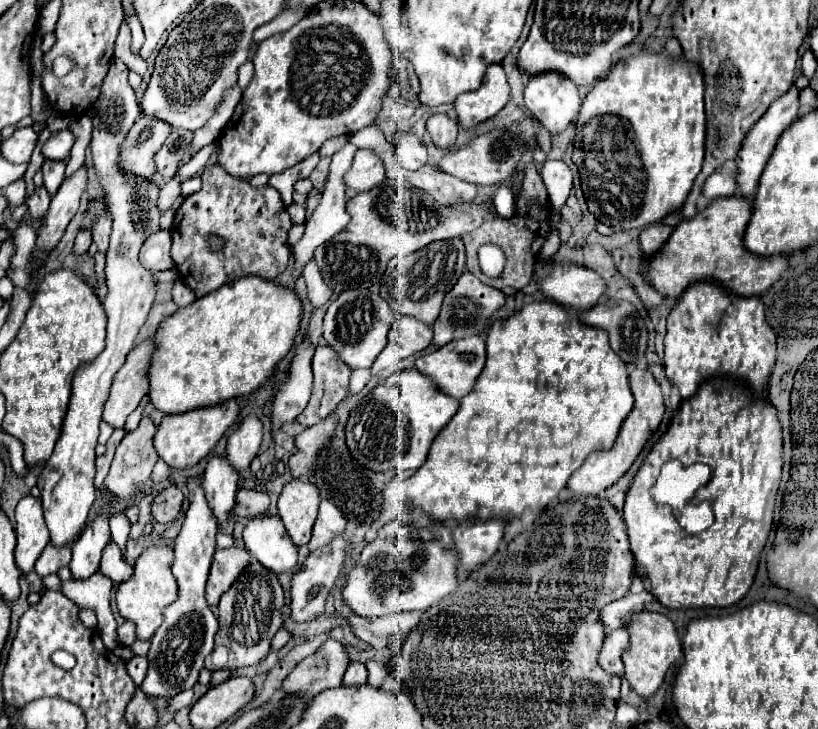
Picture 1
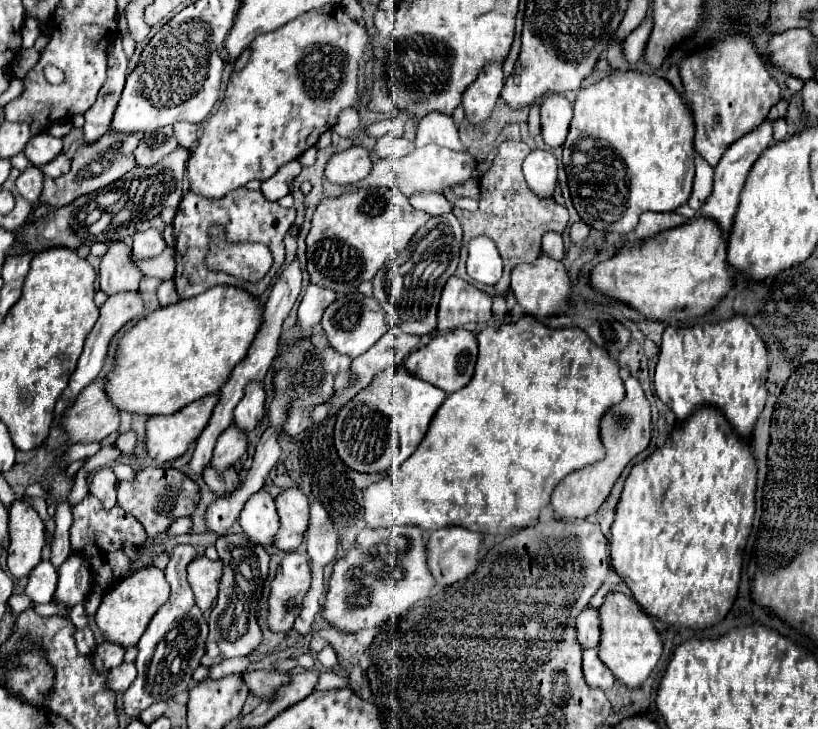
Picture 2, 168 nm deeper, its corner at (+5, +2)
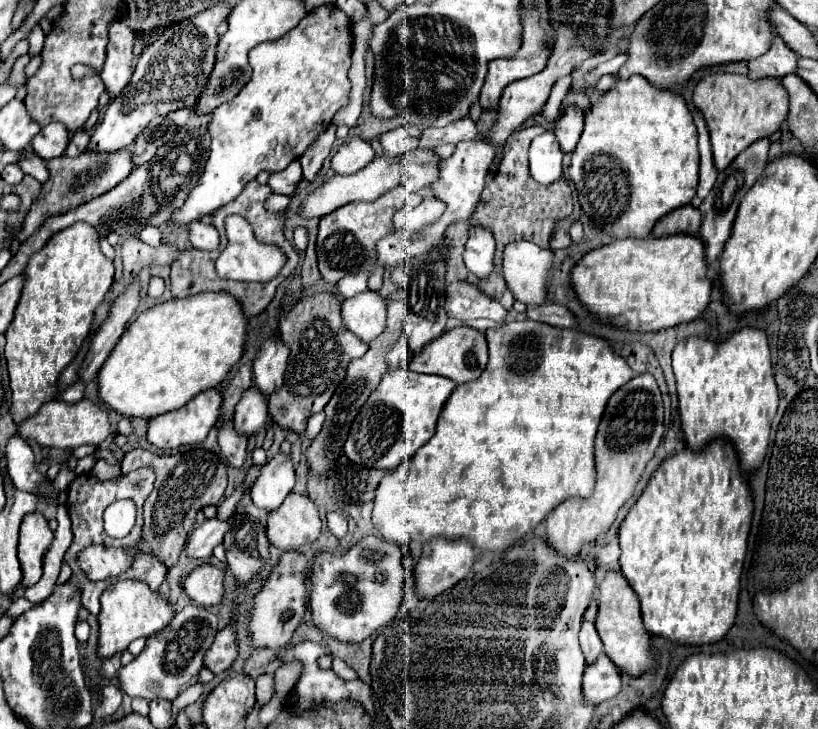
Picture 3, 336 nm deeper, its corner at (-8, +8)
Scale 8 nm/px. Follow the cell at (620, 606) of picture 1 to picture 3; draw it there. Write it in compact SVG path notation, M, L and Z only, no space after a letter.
M583 622L581 630L579 630L579 642L581 642L581 650L585 656L585 664L593 664L597 660L597 656L603 652L603 644L597 636L595 624L593 622Z

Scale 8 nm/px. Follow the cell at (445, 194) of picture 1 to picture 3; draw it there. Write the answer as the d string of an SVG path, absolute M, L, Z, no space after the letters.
M423 198L423 202L409 212L407 226L411 230L421 230L421 228L433 224L441 216L443 210L445 210L445 206L443 206L441 200L437 200L437 198Z

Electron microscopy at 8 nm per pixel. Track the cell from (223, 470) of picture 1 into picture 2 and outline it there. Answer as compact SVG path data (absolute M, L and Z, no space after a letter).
M230 426L226 432L220 434L216 448L214 448L214 458L212 458L212 468L222 474L226 468L230 468L242 454L246 452L246 436L238 432L236 426Z

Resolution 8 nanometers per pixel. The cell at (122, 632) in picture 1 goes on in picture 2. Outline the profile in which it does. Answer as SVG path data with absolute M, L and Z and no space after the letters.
M102 642L94 652L94 666L96 670L110 670L124 662L126 650L116 642Z

